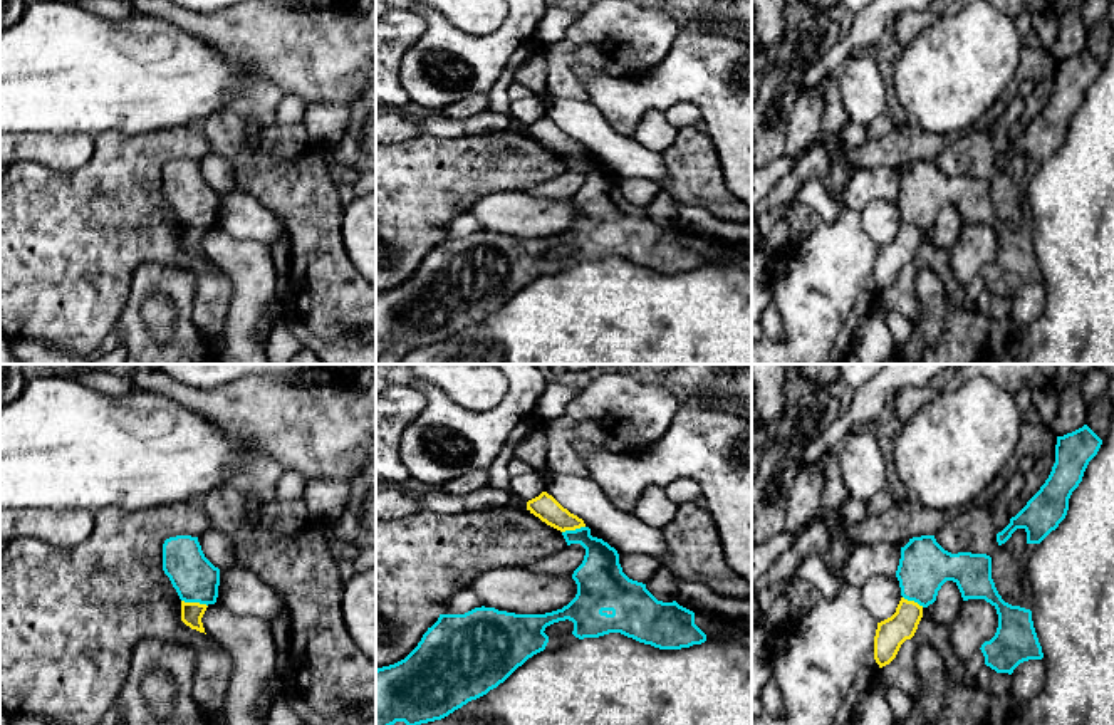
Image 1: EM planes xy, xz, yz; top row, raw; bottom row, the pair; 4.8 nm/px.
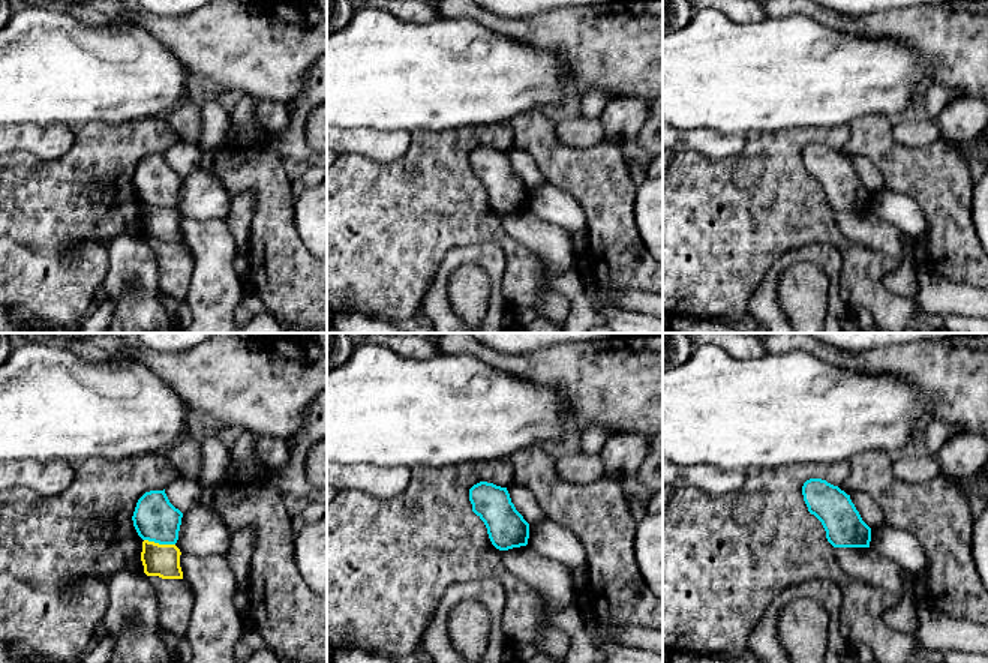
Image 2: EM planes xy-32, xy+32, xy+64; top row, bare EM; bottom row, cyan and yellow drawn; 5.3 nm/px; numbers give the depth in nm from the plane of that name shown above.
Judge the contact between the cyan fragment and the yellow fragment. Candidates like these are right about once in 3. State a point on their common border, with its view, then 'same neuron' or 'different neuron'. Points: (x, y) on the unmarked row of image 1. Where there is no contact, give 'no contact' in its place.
xy (195, 225) | different neuron

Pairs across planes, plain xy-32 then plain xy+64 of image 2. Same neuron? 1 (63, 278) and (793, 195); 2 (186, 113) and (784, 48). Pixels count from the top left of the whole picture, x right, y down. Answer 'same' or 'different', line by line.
1: same
2: different

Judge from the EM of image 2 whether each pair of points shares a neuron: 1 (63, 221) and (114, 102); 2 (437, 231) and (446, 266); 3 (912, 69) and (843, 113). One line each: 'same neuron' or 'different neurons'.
1: different neurons
2: different neurons
3: same neuron

